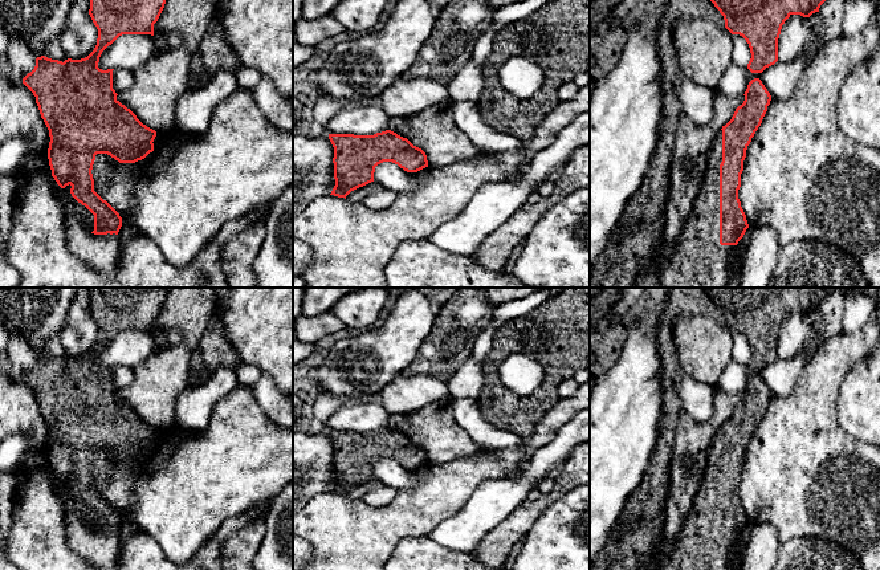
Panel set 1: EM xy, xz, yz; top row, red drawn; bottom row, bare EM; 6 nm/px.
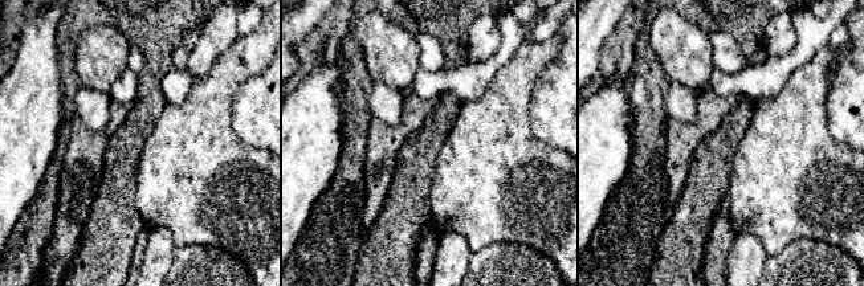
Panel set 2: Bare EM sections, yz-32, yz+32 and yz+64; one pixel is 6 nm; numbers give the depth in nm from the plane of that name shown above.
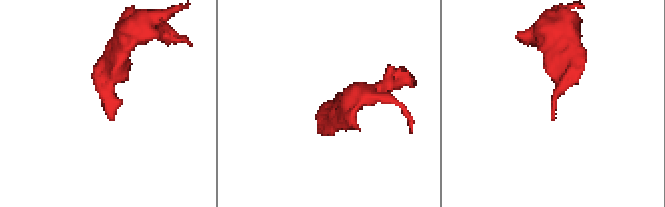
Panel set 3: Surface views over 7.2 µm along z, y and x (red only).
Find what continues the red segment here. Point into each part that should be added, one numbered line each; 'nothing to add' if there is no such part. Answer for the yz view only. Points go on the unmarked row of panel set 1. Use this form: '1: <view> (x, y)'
1: yz (697, 546)

